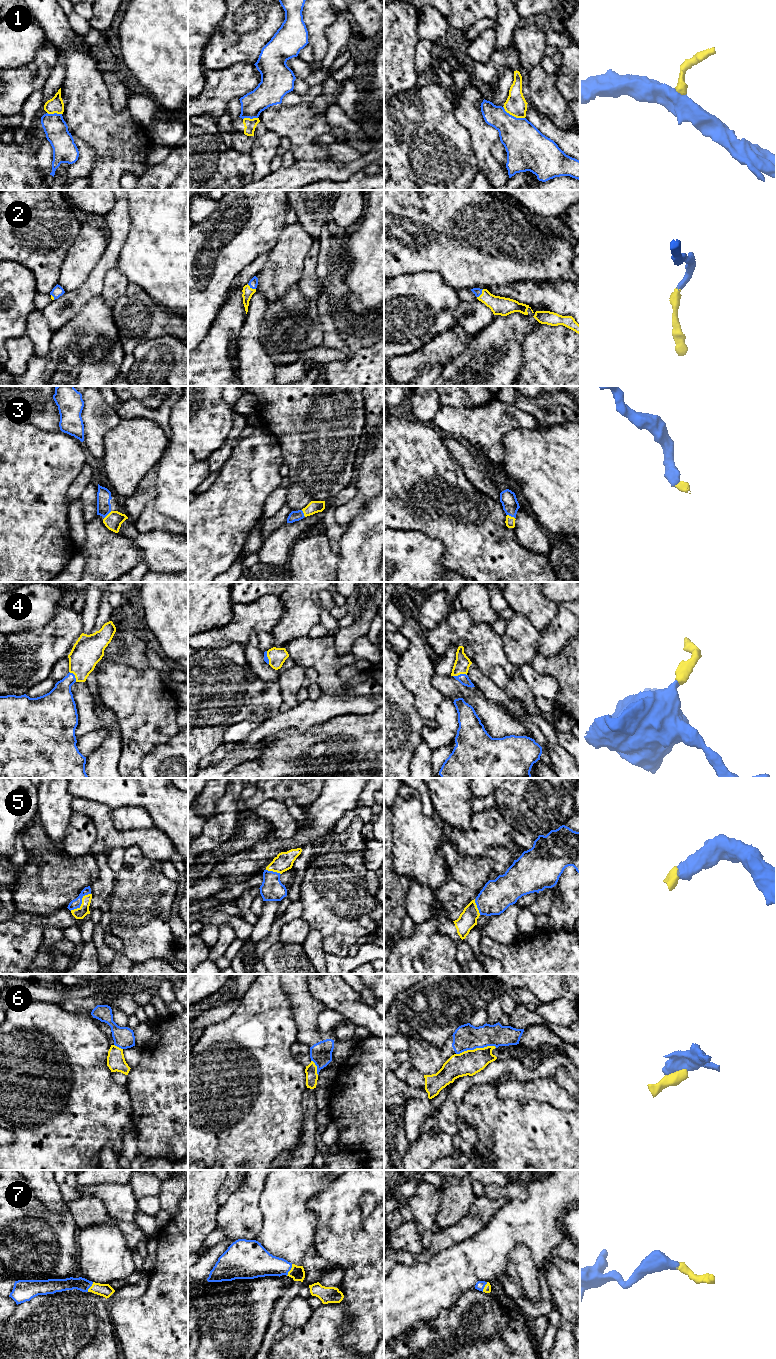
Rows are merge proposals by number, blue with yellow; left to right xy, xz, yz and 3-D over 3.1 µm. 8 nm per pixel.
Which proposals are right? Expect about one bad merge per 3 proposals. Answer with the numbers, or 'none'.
2, 3, 4, 5, 7

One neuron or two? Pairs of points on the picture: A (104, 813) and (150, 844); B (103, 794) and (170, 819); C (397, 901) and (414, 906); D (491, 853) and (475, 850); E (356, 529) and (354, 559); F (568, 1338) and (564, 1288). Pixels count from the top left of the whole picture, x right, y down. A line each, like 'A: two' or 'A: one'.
A: one
B: one
C: two
D: two
E: one
F: one

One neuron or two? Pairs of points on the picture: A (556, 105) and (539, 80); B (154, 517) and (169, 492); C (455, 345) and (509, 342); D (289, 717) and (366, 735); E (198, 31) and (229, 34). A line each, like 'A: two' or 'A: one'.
A: one
B: two
C: two
D: two
E: two

